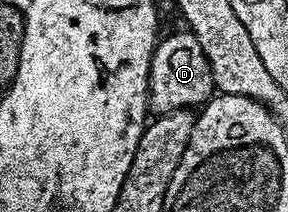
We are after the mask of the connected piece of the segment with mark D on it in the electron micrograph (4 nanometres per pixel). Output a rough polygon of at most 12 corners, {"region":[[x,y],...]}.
{"region":[[189,30],[163,35],[148,104],[161,114],[215,95],[209,60]]}

